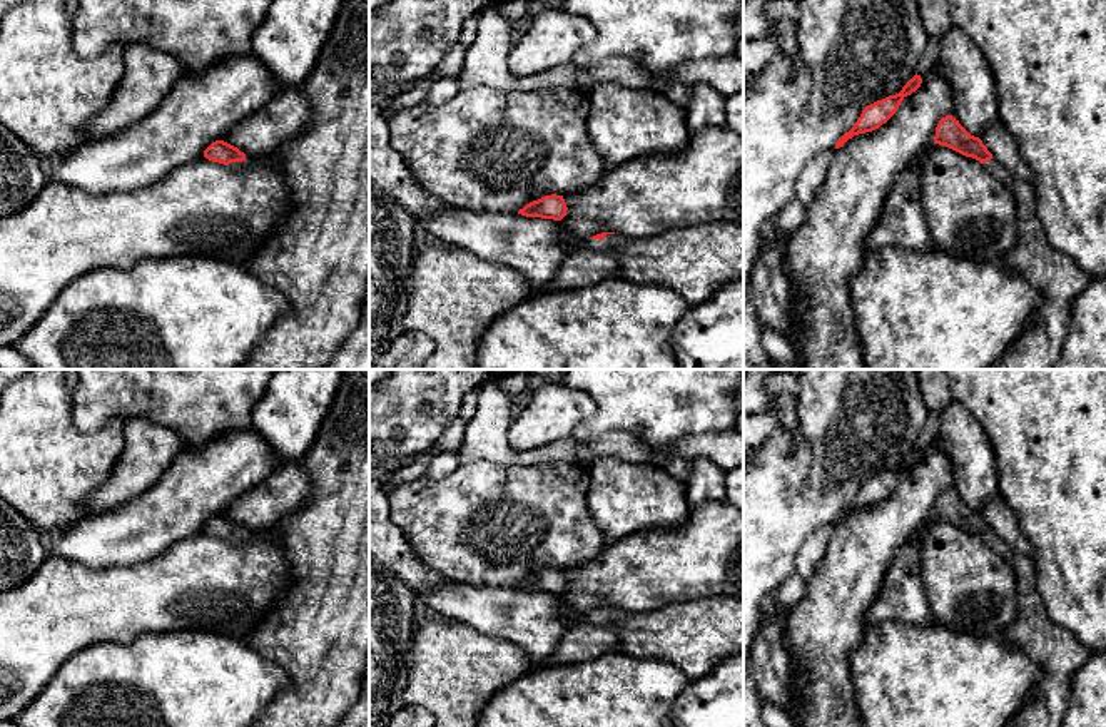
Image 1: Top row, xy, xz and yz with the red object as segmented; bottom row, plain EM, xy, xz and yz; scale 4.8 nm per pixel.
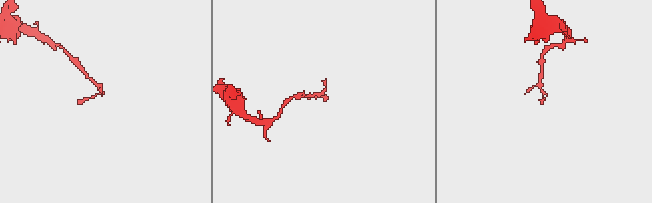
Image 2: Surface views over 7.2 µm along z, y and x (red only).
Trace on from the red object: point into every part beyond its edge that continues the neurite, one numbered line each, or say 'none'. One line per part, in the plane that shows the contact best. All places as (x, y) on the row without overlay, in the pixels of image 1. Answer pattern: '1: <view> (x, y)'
1: xz (695, 635)

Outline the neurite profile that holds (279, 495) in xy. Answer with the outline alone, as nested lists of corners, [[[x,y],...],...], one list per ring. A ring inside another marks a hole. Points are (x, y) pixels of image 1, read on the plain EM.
[[[287,461],[256,488],[236,498],[222,515],[246,531],[266,530],[302,506],[311,490],[307,468]]]

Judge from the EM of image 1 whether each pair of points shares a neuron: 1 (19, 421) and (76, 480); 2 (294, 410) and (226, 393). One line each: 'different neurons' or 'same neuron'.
1: same neuron
2: different neurons

